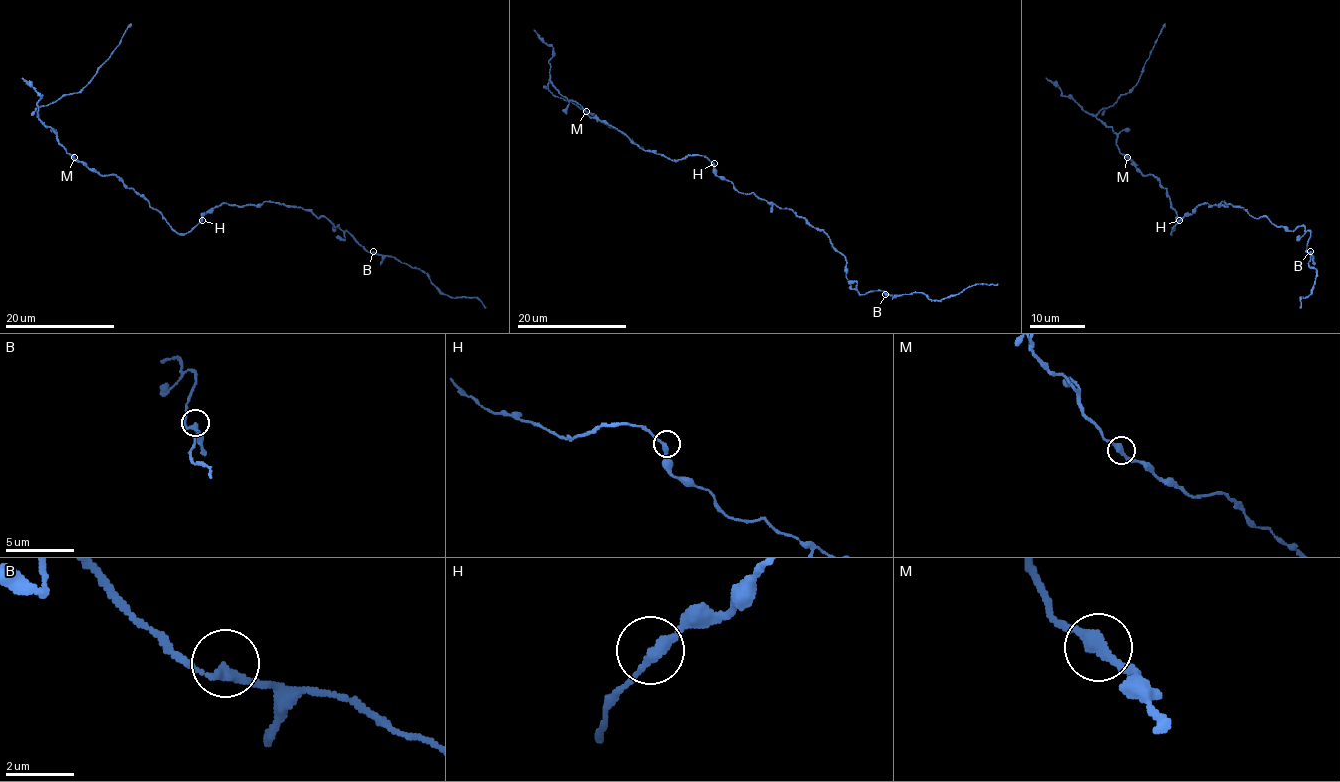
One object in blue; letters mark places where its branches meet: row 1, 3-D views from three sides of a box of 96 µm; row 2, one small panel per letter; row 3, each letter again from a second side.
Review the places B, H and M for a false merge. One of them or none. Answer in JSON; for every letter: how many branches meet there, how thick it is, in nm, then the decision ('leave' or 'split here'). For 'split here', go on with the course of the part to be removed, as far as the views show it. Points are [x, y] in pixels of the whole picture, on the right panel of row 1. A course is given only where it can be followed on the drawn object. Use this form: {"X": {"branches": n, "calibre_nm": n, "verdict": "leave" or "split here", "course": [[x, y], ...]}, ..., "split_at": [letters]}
{"B": {"branches": 2, "calibre_nm": 260, "verdict": "leave"}, "H": {"branches": 2, "calibre_nm": 280, "verdict": "leave"}, "M": {"branches": 2, "calibre_nm": 280, "verdict": "leave"}, "split_at": []}

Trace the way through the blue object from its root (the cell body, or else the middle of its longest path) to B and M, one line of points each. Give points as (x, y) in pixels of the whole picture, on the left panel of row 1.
B: (201, 221), (223, 203), (279, 202), (325, 217), (334, 231), (346, 231), (373, 251)
M: (201, 221), (190, 231), (177, 233), (146, 199), (114, 174), (91, 170), (73, 157)

